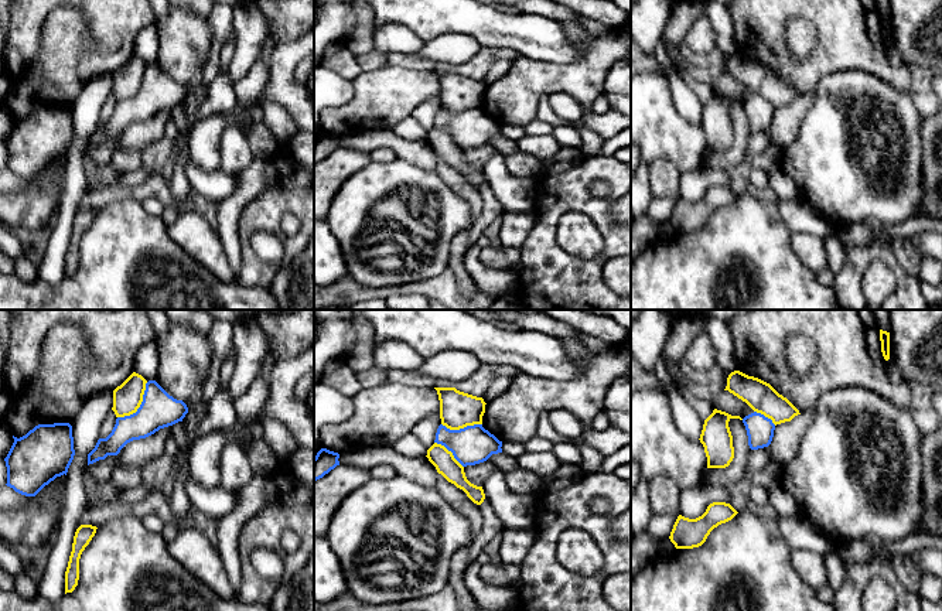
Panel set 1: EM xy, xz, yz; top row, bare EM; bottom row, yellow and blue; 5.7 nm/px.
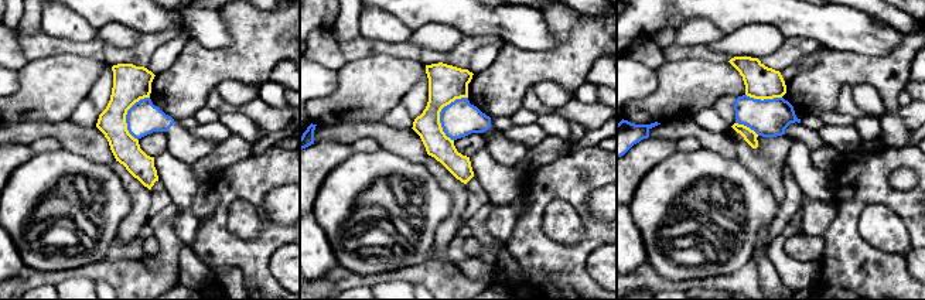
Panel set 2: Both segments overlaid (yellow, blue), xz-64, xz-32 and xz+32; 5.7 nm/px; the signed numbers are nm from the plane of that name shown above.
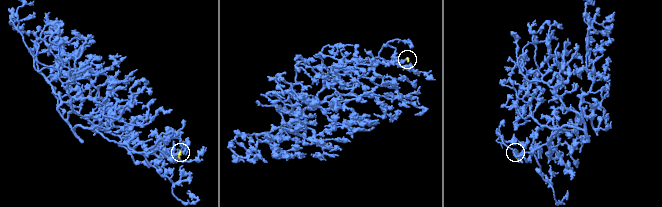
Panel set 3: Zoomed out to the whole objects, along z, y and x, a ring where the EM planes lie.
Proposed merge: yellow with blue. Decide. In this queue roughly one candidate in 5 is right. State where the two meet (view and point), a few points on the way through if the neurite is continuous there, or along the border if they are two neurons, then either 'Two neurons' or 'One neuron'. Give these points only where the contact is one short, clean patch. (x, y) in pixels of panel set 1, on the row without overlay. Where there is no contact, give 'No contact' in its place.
Touches yellow at xy (139, 89). Boundary: xy (147, 65), (140, 89), (135, 95), (118, 101). Two neurons

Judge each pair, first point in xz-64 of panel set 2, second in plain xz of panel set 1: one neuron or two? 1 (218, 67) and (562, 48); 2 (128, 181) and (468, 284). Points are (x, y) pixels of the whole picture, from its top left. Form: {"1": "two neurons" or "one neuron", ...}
{"1": "two neurons", "2": "one neuron"}

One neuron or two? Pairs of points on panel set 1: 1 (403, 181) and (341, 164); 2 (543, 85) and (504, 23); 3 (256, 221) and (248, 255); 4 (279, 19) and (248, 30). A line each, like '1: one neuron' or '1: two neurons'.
1: two neurons
2: two neurons
3: one neuron
4: two neurons

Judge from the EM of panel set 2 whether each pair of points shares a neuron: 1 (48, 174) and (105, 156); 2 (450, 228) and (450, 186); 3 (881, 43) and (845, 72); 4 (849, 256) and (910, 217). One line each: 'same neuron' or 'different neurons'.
1: different neurons
2: same neuron
3: different neurons
4: same neuron

